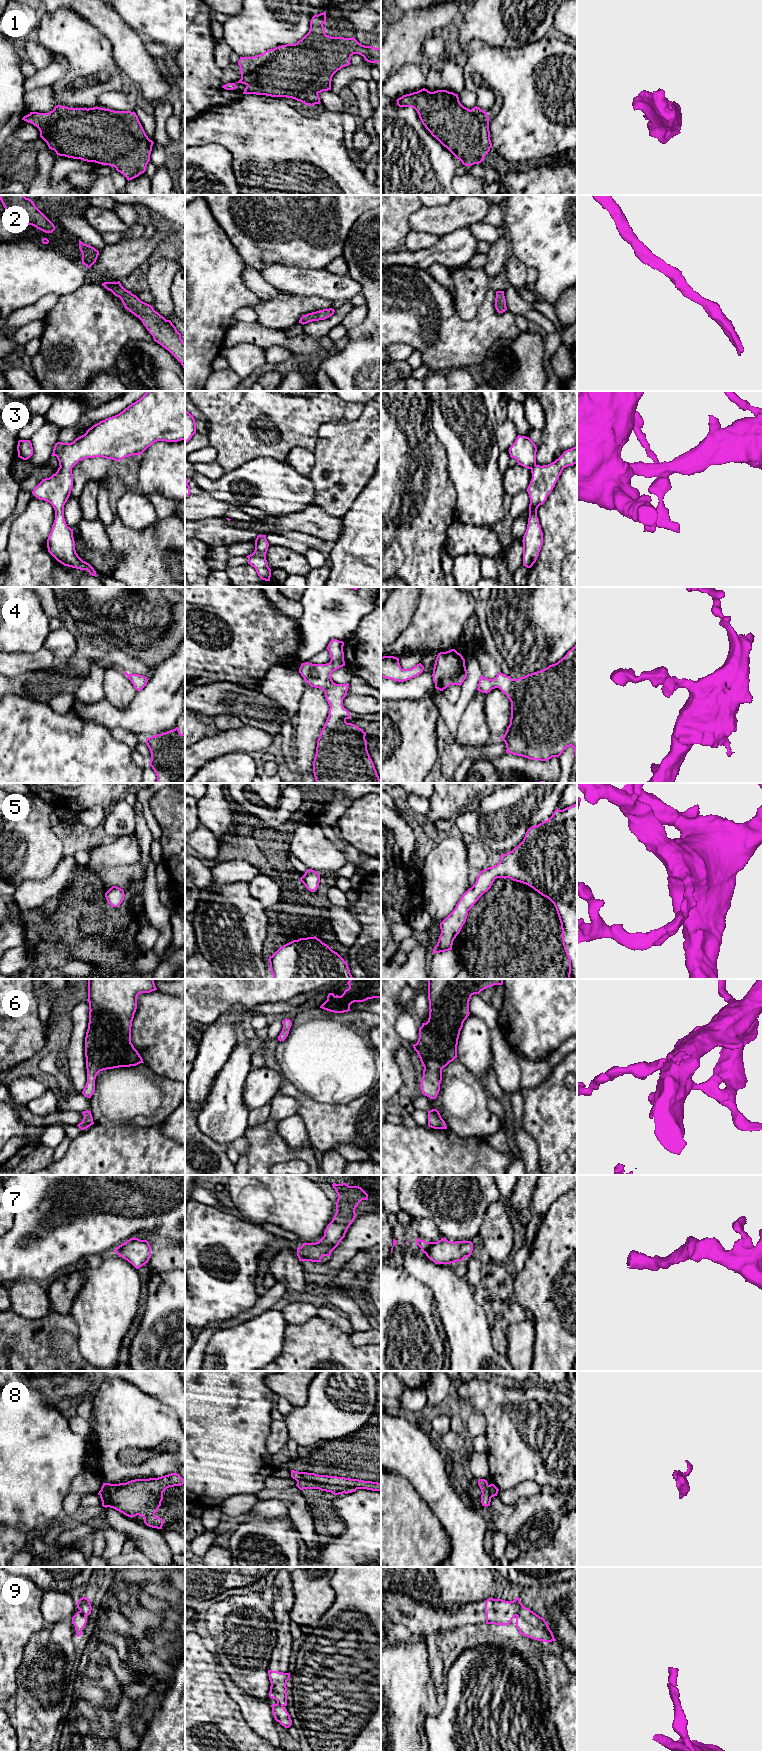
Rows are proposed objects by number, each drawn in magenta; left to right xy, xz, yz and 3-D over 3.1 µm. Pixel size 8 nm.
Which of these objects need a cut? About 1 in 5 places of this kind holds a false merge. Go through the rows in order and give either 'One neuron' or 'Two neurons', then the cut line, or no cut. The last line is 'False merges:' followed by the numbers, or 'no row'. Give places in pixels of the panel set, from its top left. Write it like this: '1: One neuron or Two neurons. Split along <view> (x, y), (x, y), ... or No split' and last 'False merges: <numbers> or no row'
1: One neuron. No split
2: One neuron. No split
3: One neuron. No split
4: One neuron. No split
5: One neuron. No split
6: One neuron. No split
7: One neuron. No split
8: One neuron. No split
9: One neuron. No split
False merges: no row

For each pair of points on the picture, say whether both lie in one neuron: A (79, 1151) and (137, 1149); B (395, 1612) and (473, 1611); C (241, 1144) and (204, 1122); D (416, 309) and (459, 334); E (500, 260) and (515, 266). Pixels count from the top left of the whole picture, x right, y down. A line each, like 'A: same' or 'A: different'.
A: same
B: same
C: different
D: same
E: different

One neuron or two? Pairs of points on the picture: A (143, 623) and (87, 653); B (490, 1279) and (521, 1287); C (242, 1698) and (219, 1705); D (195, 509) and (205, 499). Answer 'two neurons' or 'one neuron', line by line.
A: two neurons
B: two neurons
C: two neurons
D: one neuron

